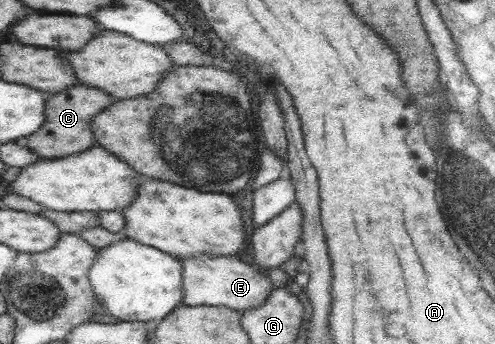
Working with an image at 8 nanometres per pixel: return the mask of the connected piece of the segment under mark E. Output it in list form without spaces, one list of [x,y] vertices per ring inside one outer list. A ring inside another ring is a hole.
[[[200,253],[198,257],[187,257],[182,261],[185,276],[184,287],[187,291],[183,299],[186,306],[224,306],[238,312],[254,309],[262,305],[273,290],[268,275],[258,275],[250,264],[242,259],[232,259],[231,256],[220,256],[212,253]]]

